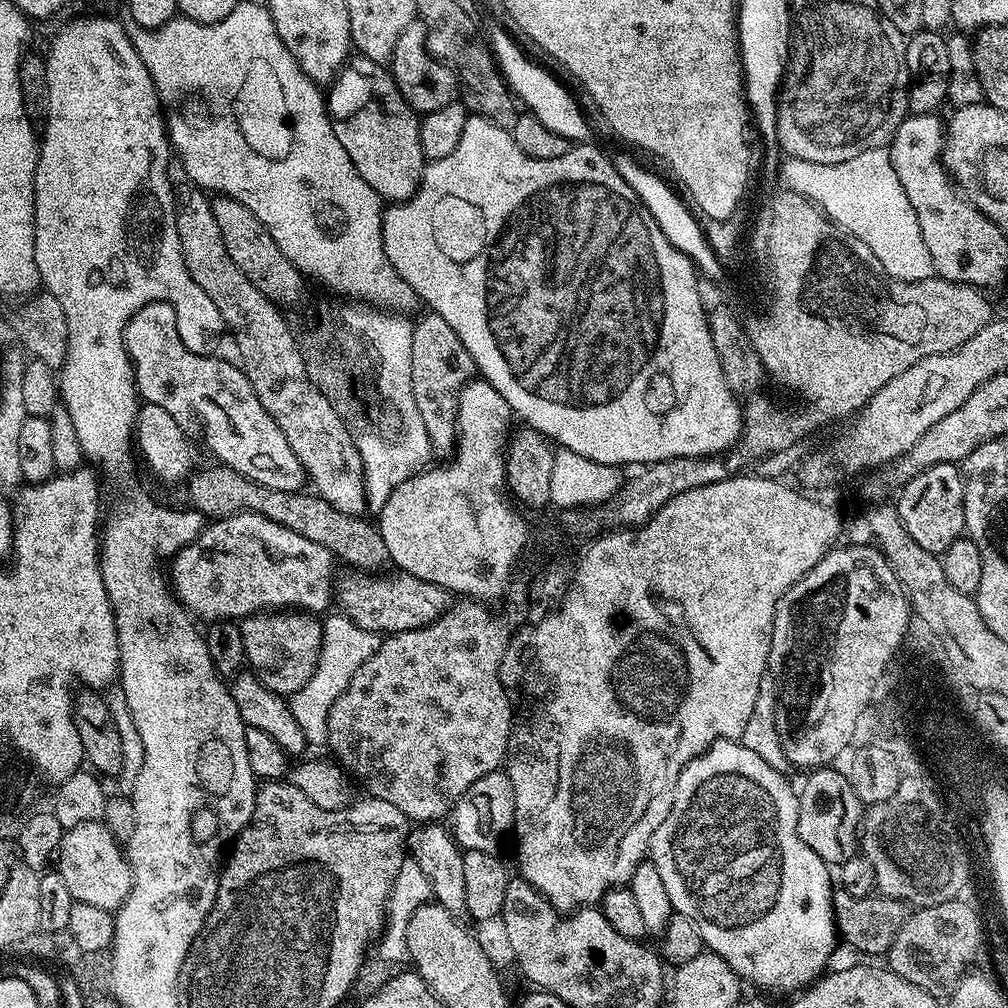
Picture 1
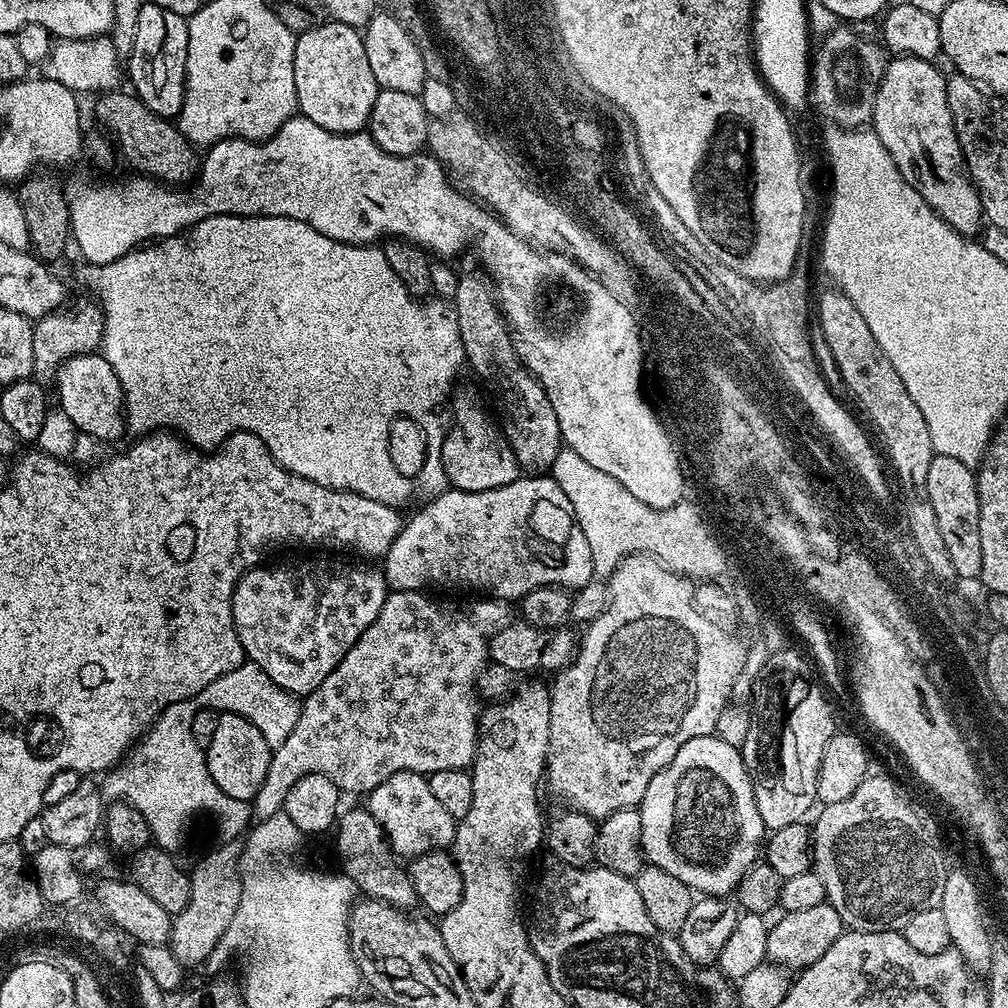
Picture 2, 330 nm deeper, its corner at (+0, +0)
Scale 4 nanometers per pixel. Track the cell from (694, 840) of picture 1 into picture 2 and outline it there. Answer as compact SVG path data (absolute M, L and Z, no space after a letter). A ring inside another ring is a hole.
M715 734L702 738L690 738L674 754L674 758L646 786L646 794L639 802L642 818L642 846L647 863L658 866L674 878L686 882L693 893L708 898L724 898L735 893L742 878L757 863L762 845L766 840L766 829L758 806L754 802L752 779L744 765L741 749L728 745Z

